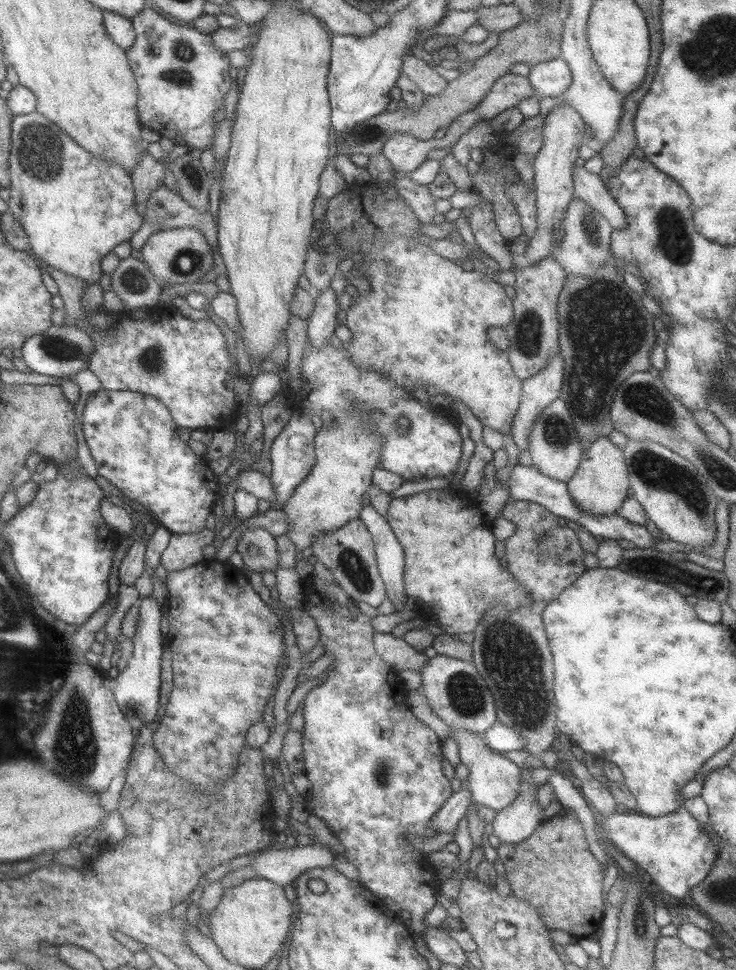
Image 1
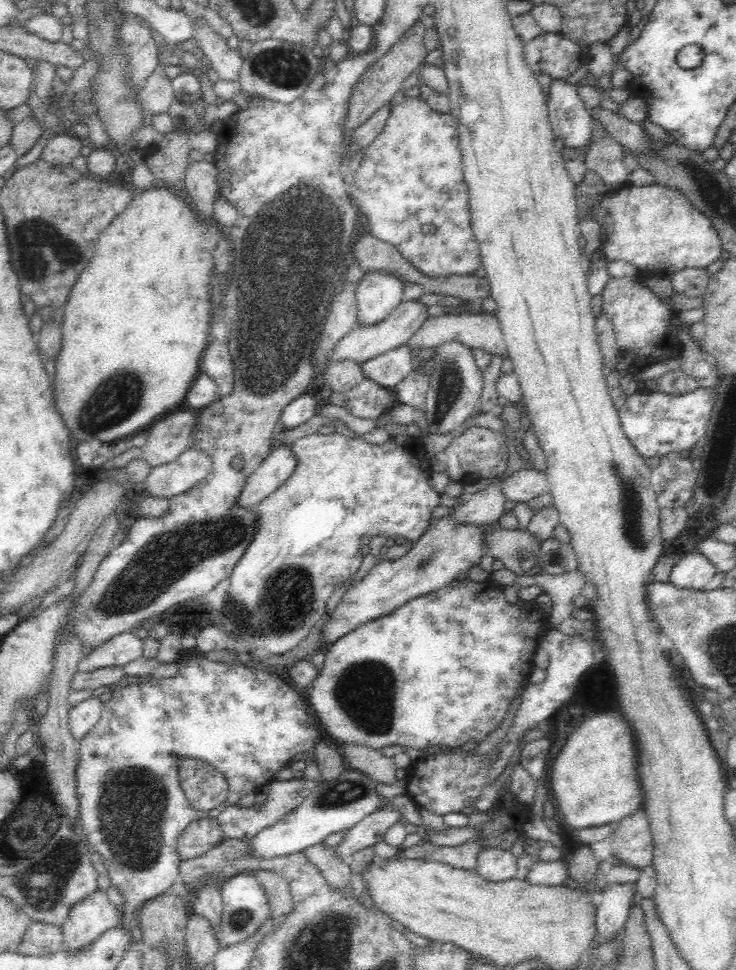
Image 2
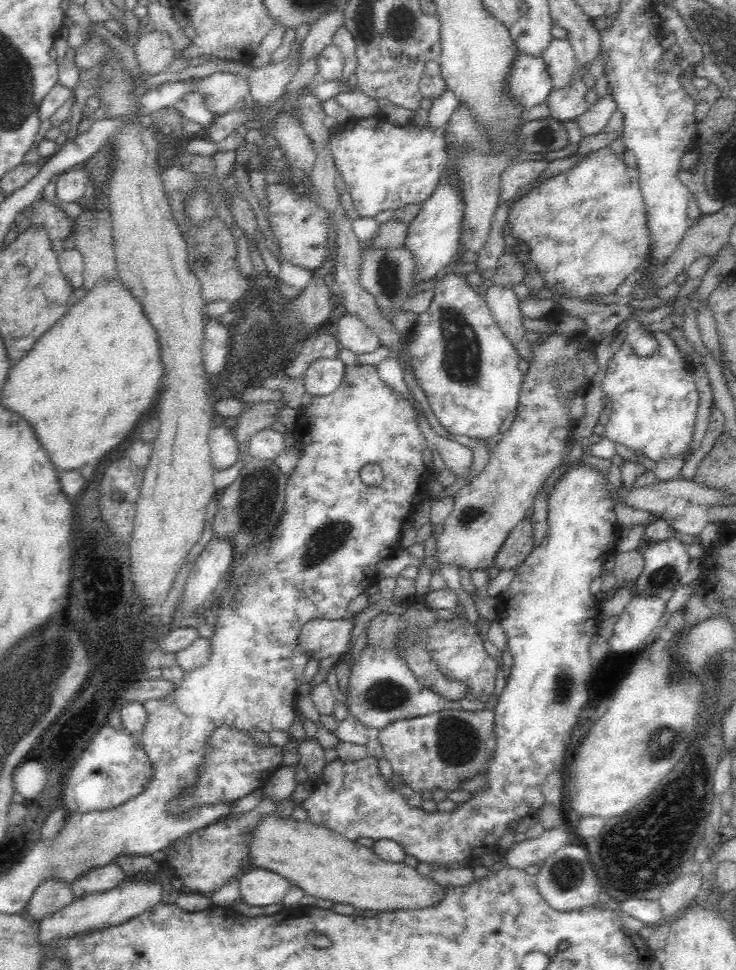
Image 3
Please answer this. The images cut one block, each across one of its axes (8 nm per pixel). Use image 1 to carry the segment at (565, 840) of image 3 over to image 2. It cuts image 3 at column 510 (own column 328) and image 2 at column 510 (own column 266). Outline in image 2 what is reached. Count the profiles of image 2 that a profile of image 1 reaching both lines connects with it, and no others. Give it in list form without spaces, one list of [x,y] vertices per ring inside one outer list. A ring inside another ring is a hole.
[[[486,847],[478,852],[474,871],[490,882],[504,882],[517,876],[517,857],[509,850]]]

